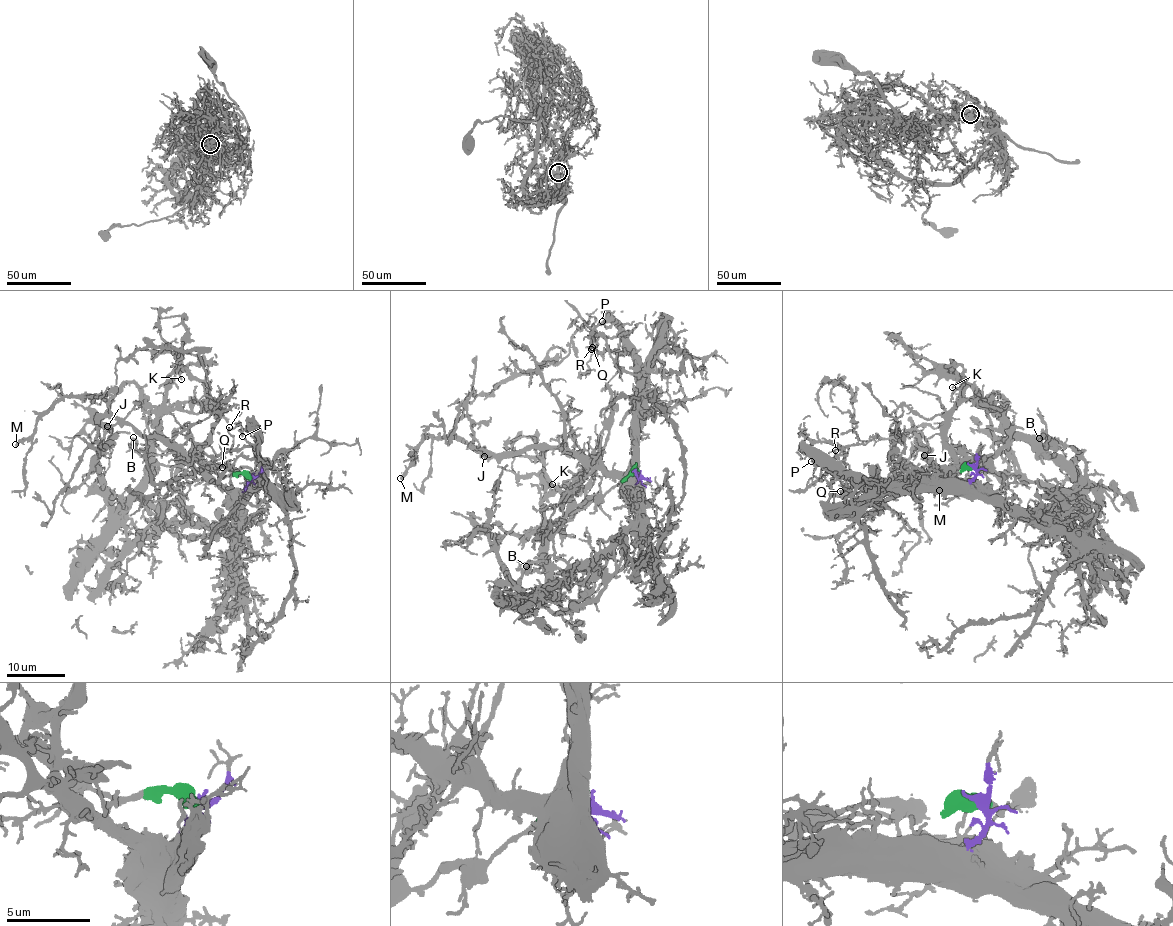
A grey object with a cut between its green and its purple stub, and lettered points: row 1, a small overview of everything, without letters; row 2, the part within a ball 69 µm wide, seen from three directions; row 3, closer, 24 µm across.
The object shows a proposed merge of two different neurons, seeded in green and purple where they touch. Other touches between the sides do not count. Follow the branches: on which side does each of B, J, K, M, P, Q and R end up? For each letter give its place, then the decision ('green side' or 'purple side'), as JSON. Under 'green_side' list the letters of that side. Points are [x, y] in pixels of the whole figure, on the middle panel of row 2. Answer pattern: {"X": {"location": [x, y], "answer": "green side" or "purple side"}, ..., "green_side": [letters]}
{"B": {"location": [526, 566], "answer": "green side"}, "J": {"location": [484, 456], "answer": "purple side"}, "K": {"location": [552, 484], "answer": "green side"}, "M": {"location": [400, 478], "answer": "purple side"}, "P": {"location": [602, 321], "answer": "purple side"}, "Q": {"location": [592, 347], "answer": "purple side"}, "R": {"location": [591, 349], "answer": "purple side"}, "green_side": ["B", "K"]}

